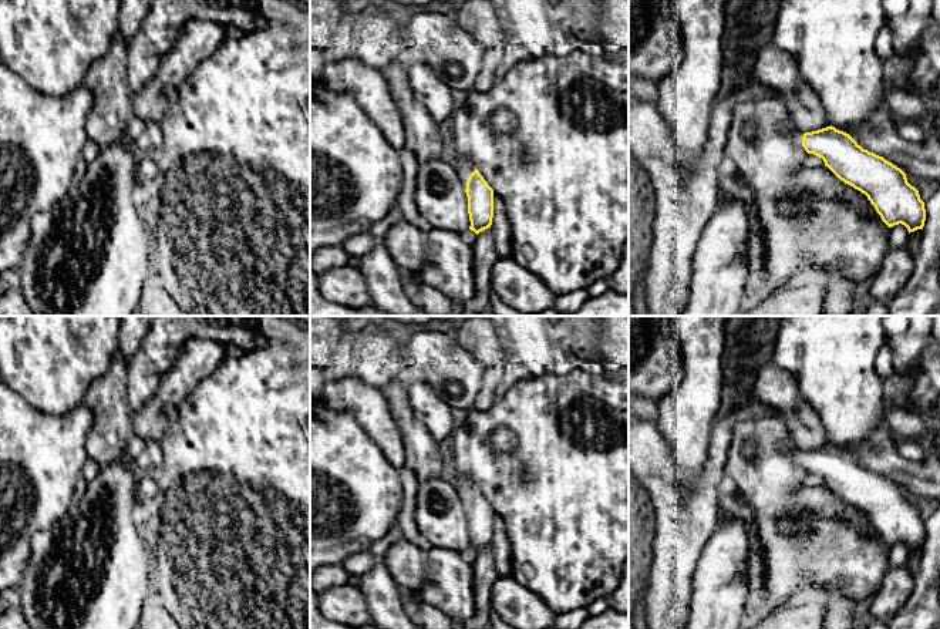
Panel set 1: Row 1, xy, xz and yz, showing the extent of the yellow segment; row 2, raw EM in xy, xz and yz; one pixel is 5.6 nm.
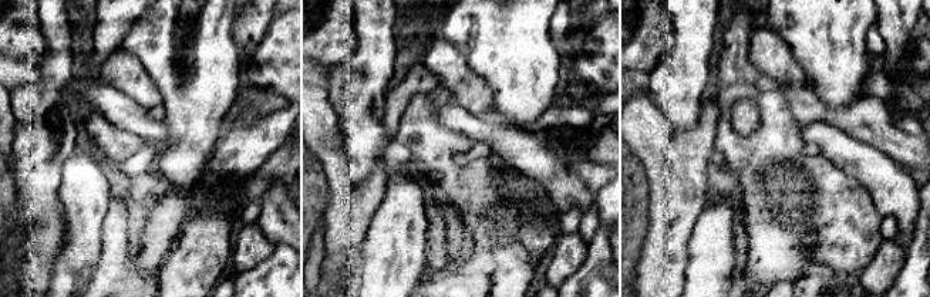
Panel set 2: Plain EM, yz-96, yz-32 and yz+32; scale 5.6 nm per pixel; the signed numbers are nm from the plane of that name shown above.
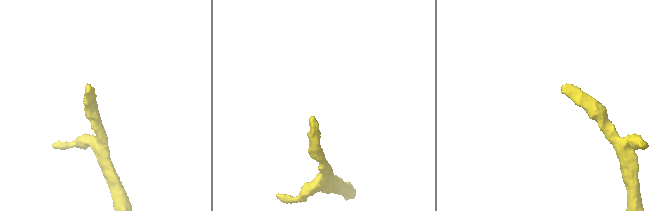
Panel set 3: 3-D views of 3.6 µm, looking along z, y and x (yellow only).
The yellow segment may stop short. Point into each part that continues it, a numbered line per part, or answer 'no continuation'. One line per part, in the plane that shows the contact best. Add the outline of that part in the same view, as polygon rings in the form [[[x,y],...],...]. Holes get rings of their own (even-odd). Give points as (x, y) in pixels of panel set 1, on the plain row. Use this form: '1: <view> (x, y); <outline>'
1: xz (464, 484); [[[451,468],[451,477],[461,497],[466,501],[469,494],[476,488],[476,485],[462,472],[461,468]]]

